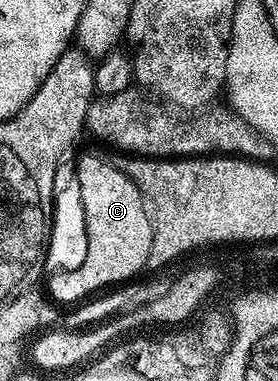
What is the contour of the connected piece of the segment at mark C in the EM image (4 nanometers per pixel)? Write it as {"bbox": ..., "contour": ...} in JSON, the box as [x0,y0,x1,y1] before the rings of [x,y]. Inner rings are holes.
{"bbox":[47,156,153,305],"contour":[[[81,156],[77,162],[80,183],[80,197],[83,202],[83,215],[86,219],[87,230],[87,258],[82,266],[70,272],[54,272],[48,277],[47,291],[55,294],[58,305],[76,305],[102,290],[108,289],[108,284],[117,284],[120,280],[129,280],[142,267],[149,263],[151,254],[151,238],[153,237],[153,221],[145,199],[141,197],[141,191],[117,169],[116,163],[100,160],[97,156]]]}

